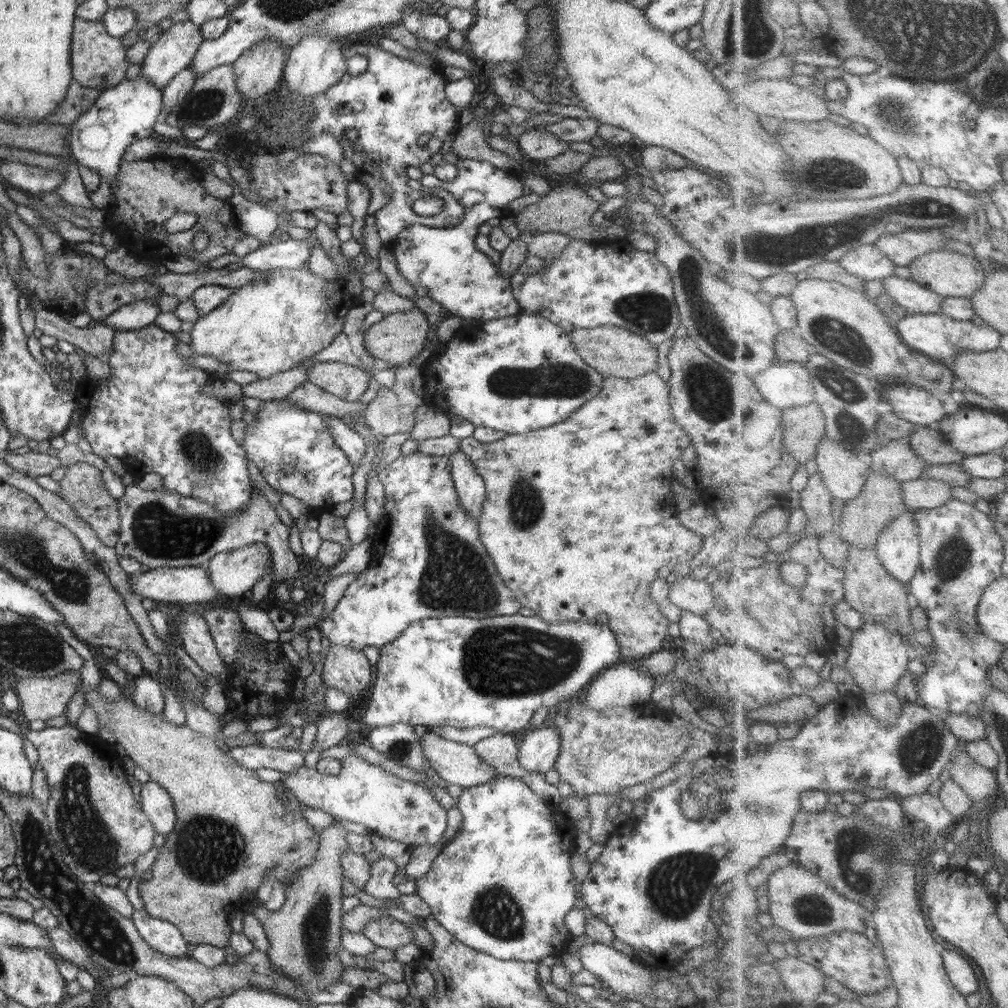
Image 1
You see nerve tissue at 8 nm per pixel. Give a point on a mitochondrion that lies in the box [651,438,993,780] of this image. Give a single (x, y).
(919, 749)

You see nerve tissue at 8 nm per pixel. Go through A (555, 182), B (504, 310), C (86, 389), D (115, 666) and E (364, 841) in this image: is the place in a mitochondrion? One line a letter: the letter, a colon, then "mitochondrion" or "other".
A: other
B: other
C: other
D: other
E: other

